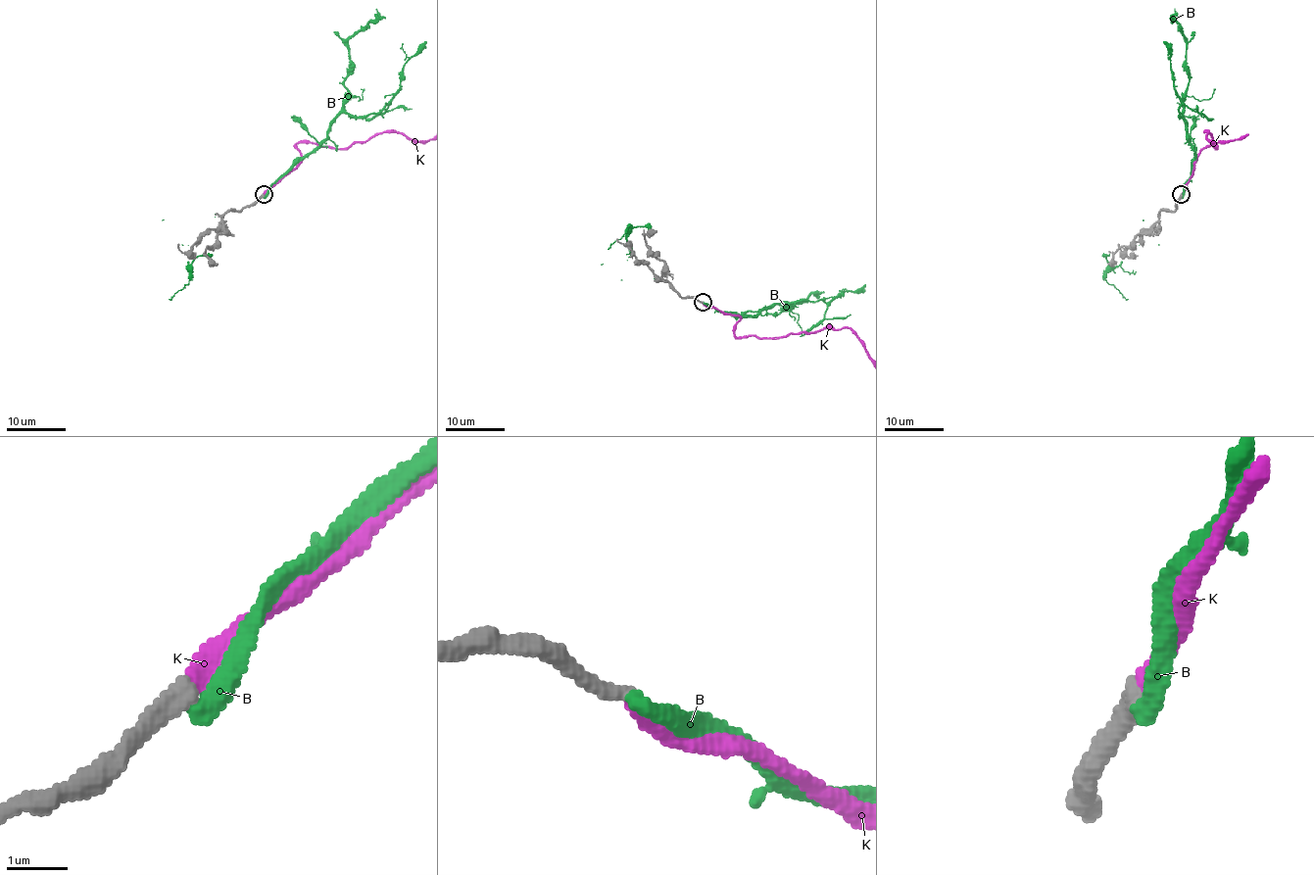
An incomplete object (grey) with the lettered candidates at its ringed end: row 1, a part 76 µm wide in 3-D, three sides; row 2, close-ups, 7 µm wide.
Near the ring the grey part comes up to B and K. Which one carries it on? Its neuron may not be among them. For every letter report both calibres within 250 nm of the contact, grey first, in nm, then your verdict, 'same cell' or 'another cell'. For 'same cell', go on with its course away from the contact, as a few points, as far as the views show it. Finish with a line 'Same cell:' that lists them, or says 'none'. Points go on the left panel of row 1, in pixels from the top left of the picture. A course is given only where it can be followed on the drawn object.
B: calibres 320 and 320 nm; another cell
K: calibres 320 and 280 nm; same cell
Same cell: K

